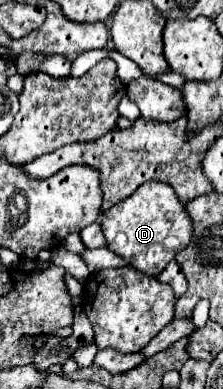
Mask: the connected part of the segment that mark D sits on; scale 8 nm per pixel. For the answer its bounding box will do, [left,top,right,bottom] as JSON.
[100,182,194,276]

